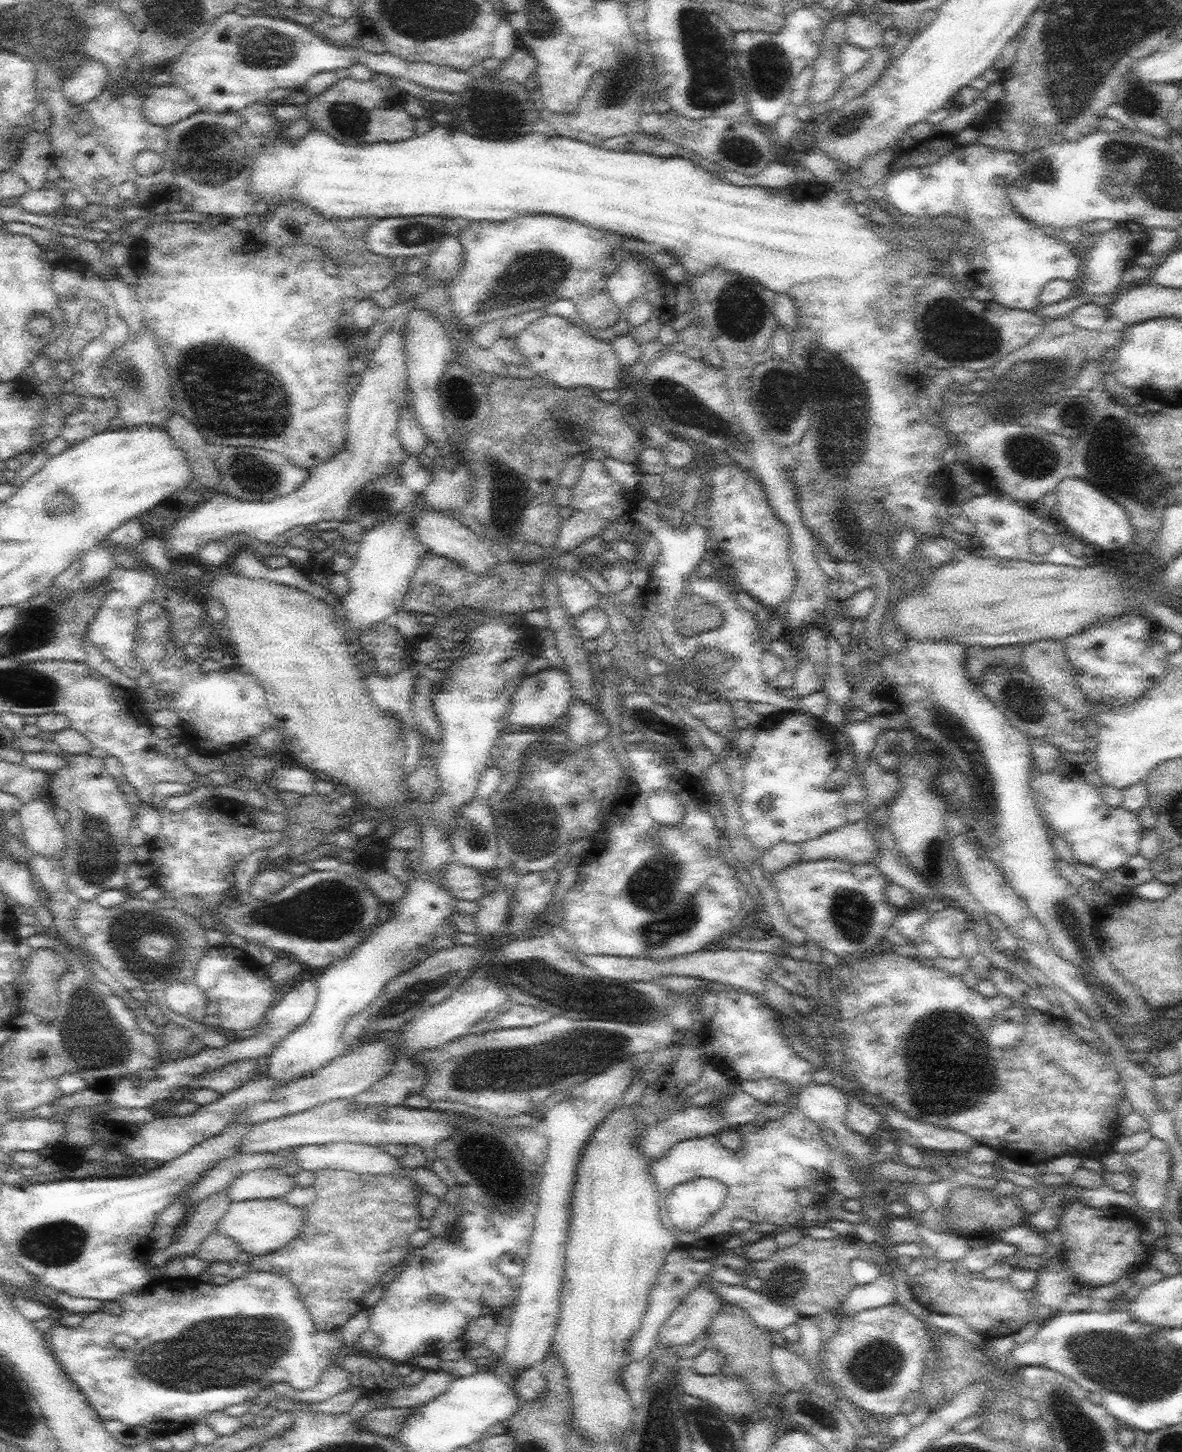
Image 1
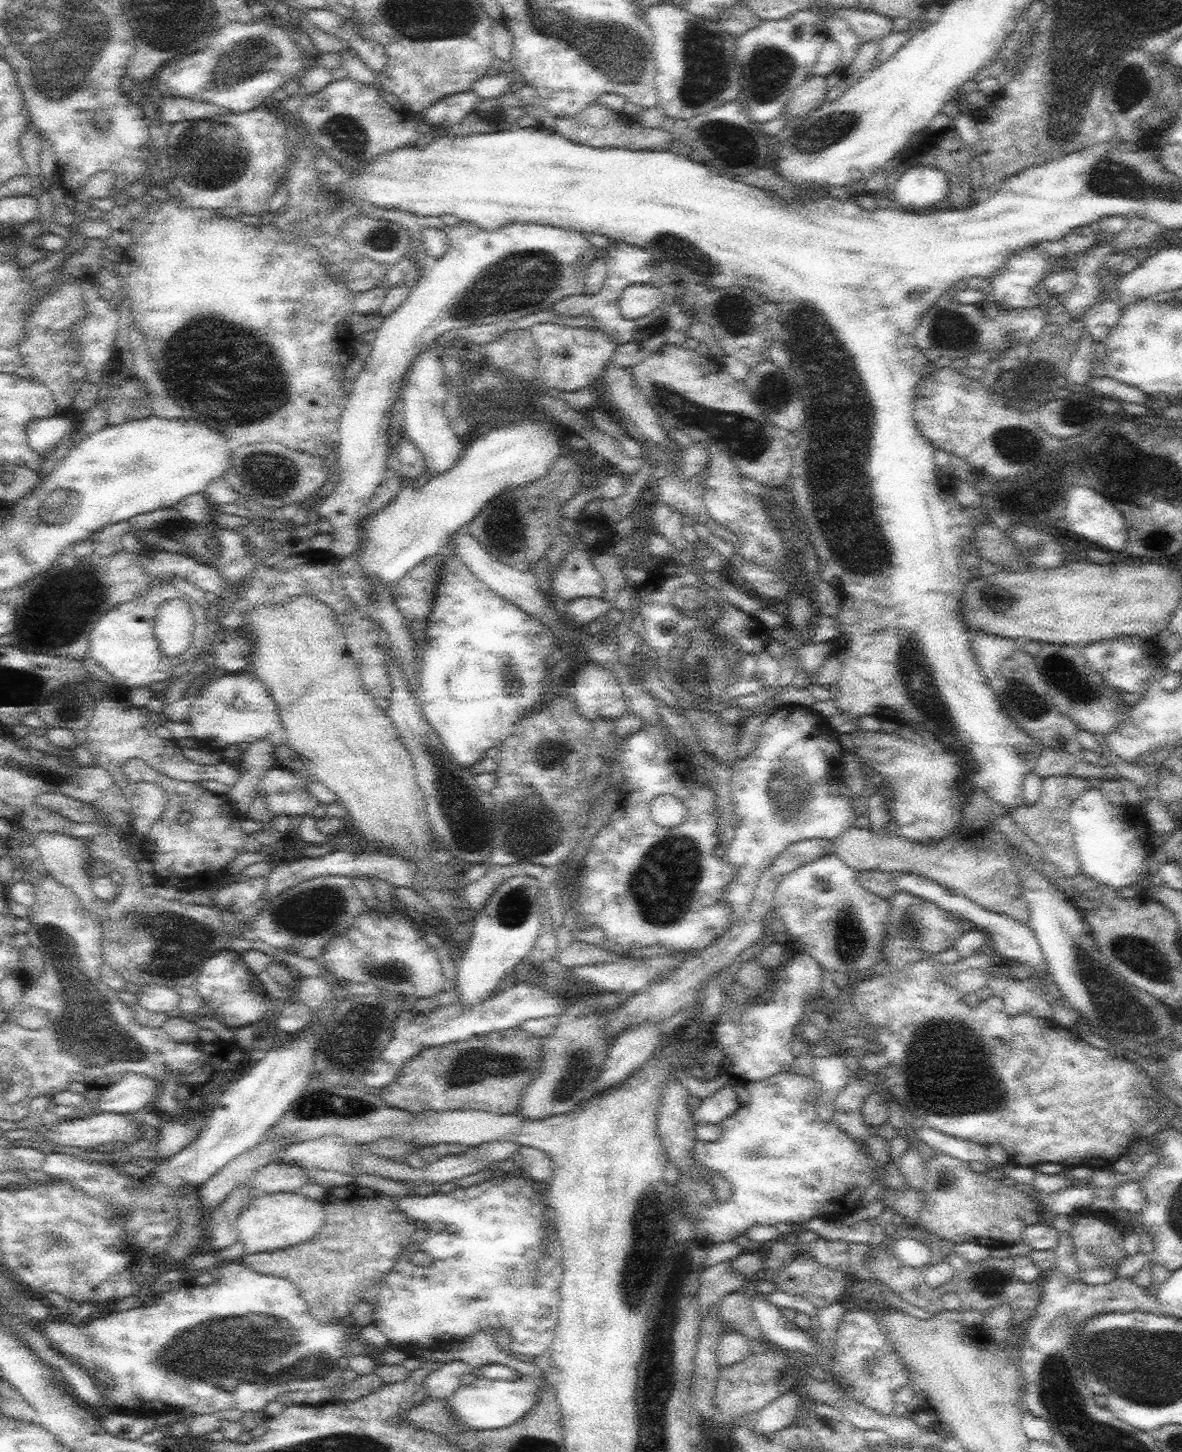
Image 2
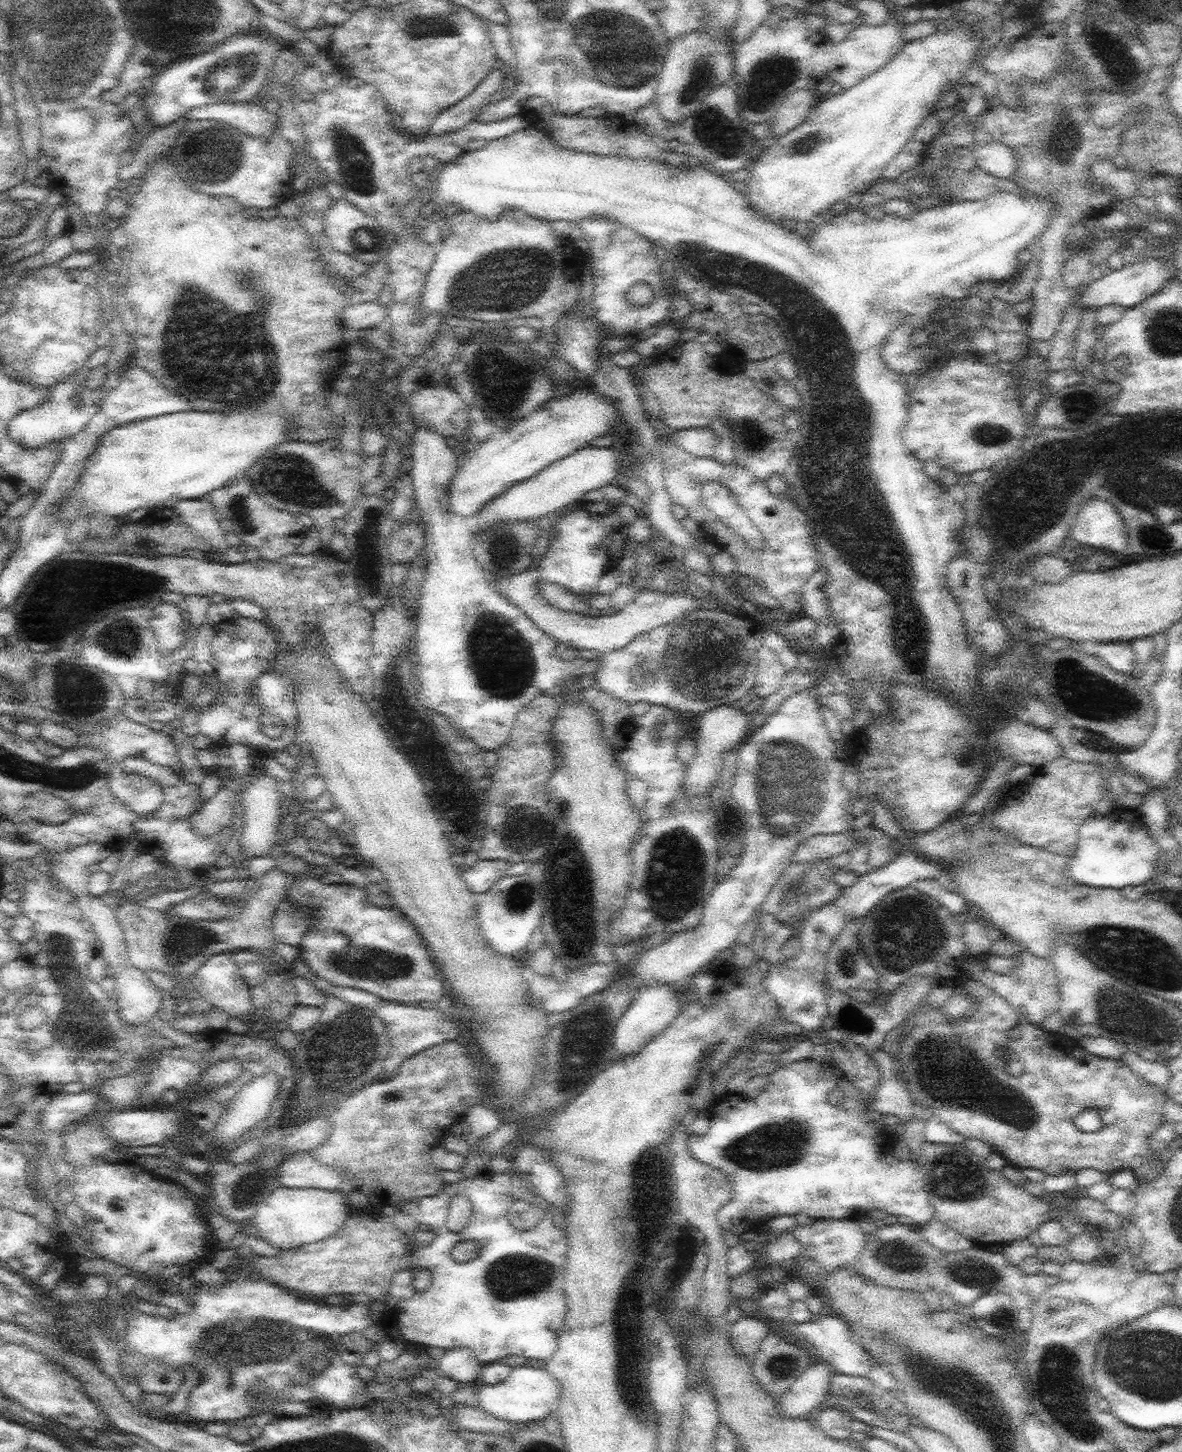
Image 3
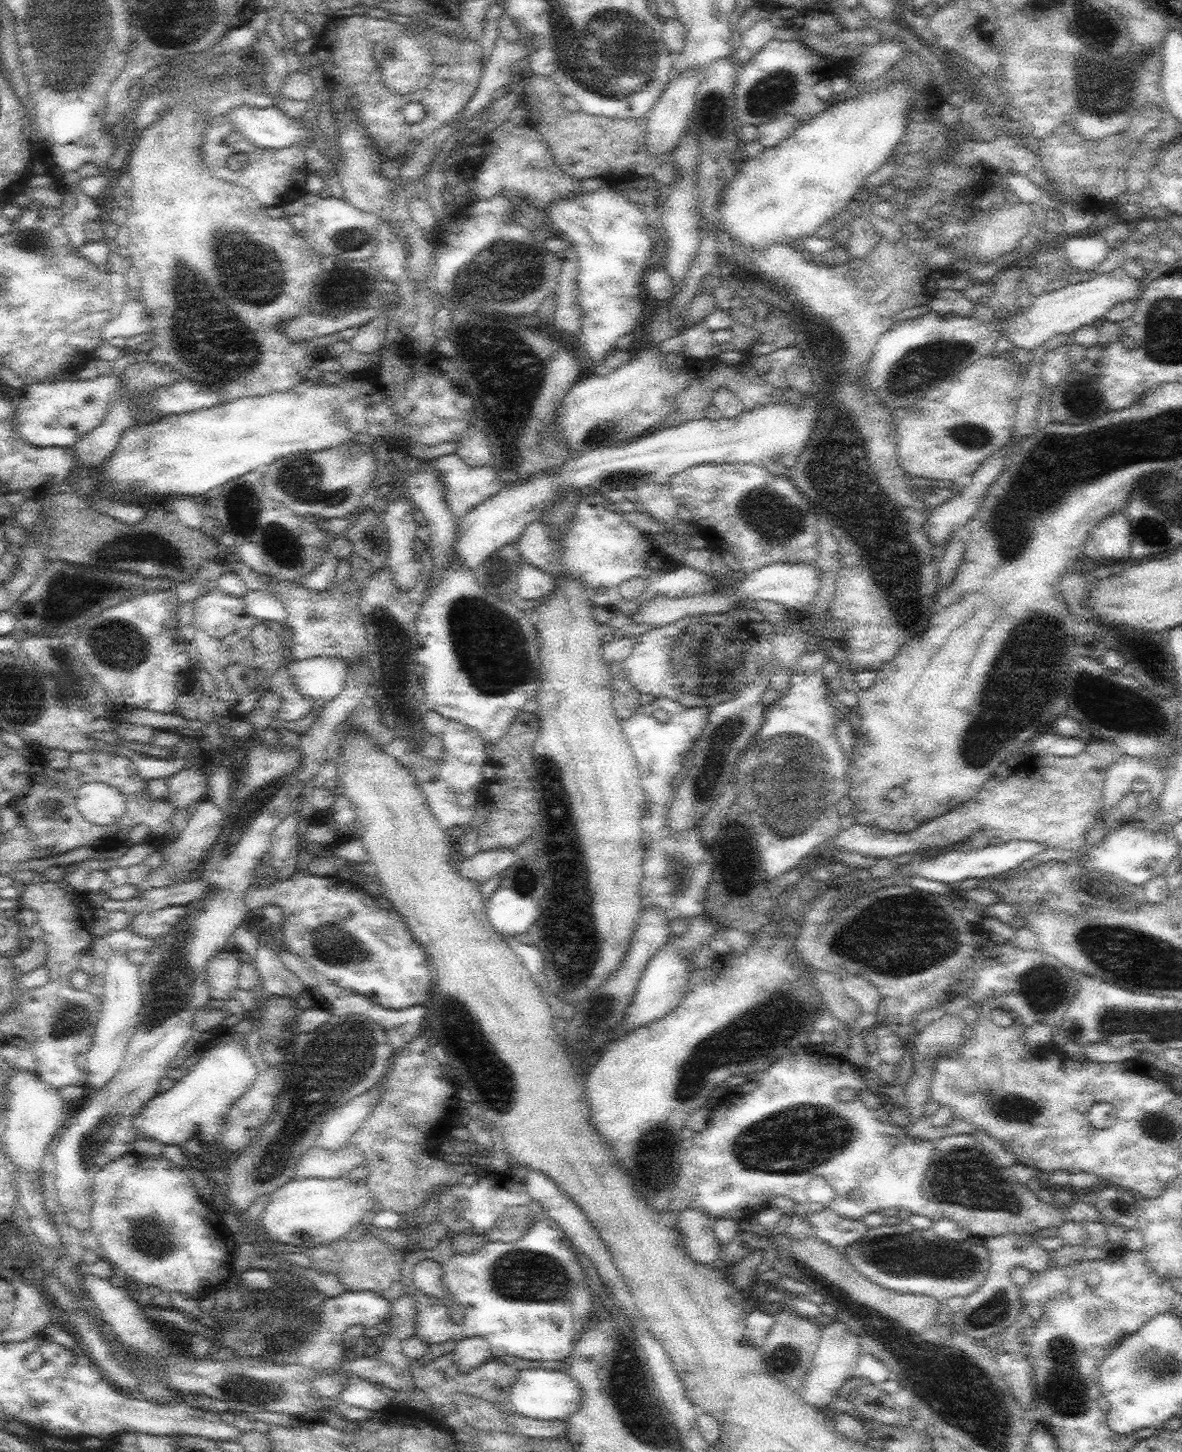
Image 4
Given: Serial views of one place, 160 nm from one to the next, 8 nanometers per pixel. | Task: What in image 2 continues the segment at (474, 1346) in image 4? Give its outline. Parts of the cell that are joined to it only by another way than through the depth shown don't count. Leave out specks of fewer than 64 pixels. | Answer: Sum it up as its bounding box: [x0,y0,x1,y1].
[424,1360,476,1400]

